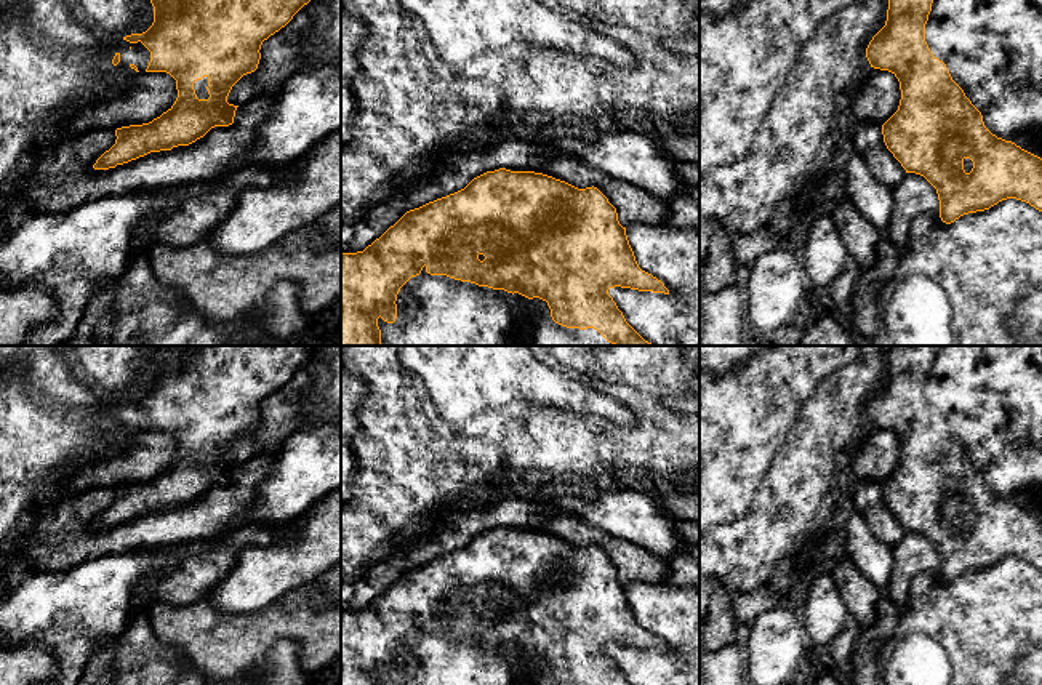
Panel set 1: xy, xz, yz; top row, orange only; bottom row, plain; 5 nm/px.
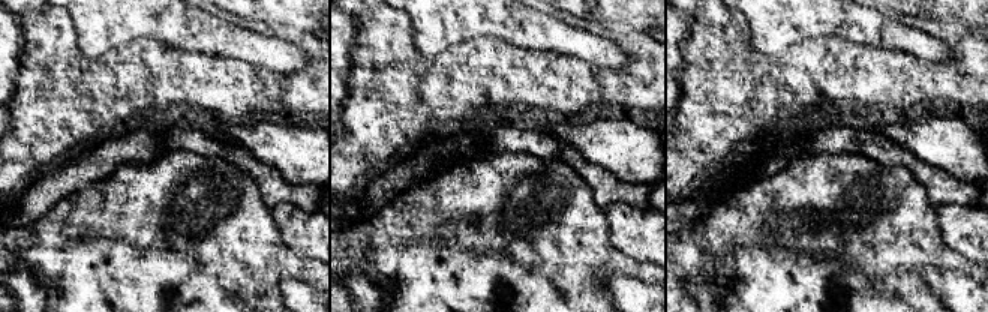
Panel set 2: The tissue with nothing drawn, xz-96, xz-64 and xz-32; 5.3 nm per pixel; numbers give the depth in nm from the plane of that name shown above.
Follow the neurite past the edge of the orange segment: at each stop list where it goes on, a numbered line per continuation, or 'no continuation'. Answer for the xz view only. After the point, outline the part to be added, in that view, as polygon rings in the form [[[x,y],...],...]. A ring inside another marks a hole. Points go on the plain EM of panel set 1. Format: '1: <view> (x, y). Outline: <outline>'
1: xz (426, 658). Outline: [[[426,624],[400,647],[395,663],[395,680],[379,675],[378,685],[562,685],[539,656],[431,634]]]

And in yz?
1: yz (989, 397). Outline: [[[935,346],[925,400],[981,471],[984,485],[1042,517],[1042,346]]]

